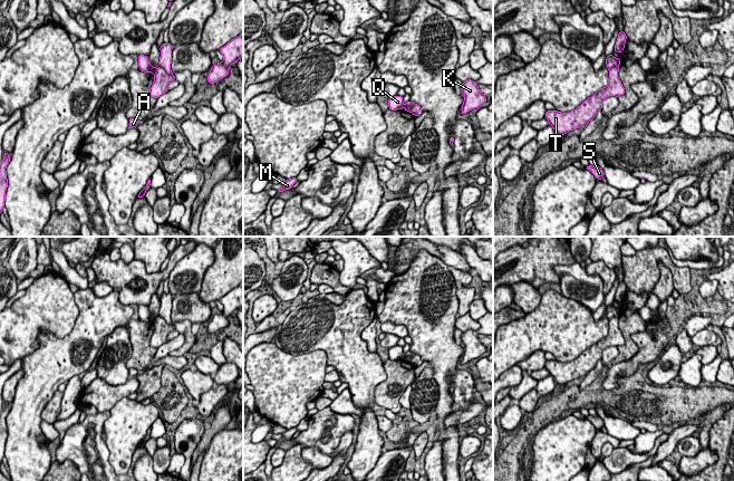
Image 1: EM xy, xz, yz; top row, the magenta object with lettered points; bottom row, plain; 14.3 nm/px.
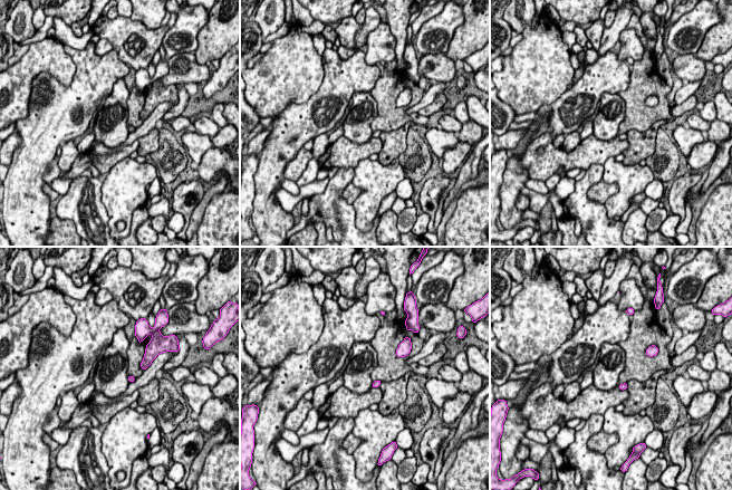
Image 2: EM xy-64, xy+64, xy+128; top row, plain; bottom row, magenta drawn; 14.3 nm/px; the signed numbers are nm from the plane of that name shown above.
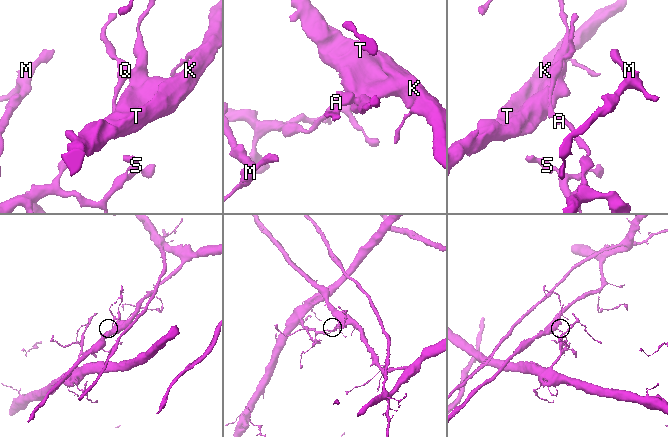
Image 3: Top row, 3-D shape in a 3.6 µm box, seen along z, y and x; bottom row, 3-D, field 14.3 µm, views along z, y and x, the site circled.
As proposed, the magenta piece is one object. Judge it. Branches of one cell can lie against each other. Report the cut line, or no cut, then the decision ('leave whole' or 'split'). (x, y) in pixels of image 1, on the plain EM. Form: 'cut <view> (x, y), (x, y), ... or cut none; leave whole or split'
cut xy (157, 316), (161, 316), (171, 324); split

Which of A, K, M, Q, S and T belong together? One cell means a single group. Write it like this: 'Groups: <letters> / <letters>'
Groups: A M Q S / K T

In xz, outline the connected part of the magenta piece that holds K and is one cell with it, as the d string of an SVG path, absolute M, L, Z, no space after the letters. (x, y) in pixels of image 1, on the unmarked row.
M471 329L463 333L461 340L465 345L461 364L479 358L486 352L485 345L479 340L476 334Z

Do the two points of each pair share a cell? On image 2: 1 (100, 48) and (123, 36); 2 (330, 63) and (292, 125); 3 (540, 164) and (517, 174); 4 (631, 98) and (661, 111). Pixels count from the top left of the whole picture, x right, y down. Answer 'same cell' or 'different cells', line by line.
1: different cells
2: same cell
3: different cells
4: same cell

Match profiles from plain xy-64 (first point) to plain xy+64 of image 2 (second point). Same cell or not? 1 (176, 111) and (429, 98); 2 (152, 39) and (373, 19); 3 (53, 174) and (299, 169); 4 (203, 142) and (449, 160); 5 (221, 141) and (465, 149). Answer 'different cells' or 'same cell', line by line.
1: different cells
2: different cells
3: same cell
4: different cells
5: different cells

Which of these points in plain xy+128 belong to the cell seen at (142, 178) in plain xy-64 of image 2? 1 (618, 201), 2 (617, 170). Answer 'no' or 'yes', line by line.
1: yes
2: yes

